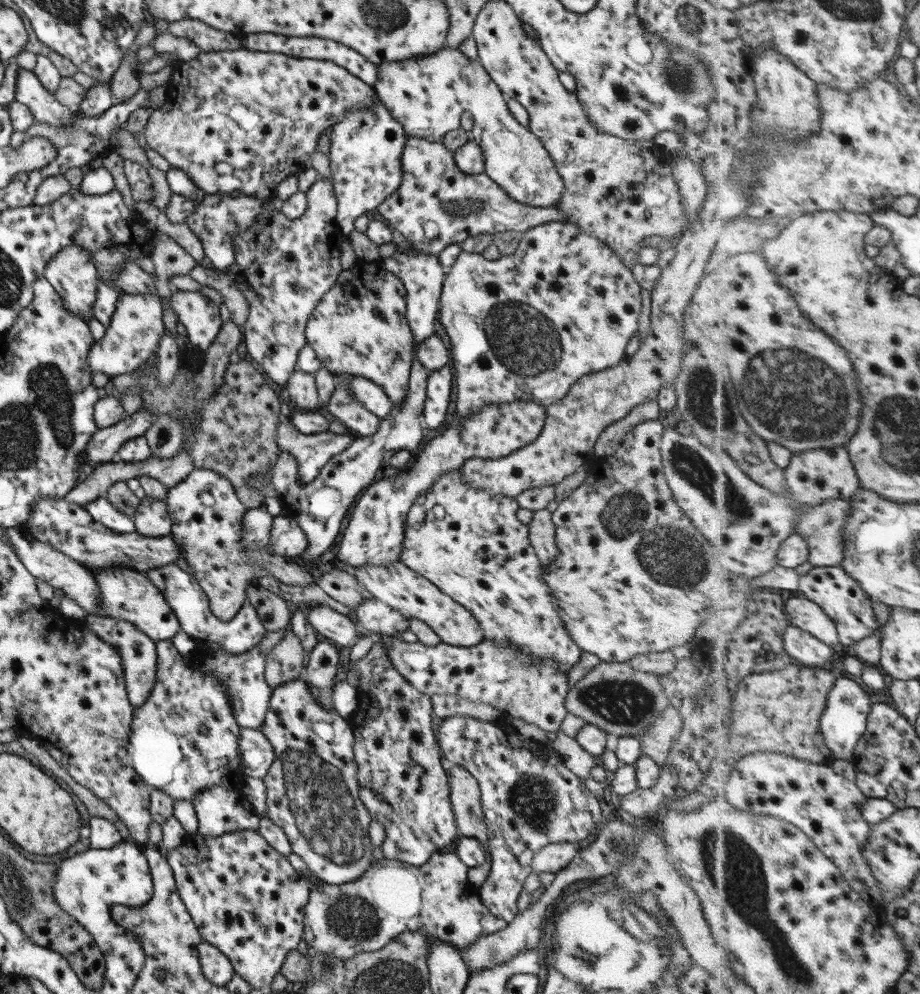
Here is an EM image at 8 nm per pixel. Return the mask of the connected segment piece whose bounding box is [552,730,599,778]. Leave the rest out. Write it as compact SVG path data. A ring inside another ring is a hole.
M561 730L557 731L557 737L553 741L552 751L562 760L574 774L580 778L588 778L592 768L599 764L599 760L586 752L577 742Z

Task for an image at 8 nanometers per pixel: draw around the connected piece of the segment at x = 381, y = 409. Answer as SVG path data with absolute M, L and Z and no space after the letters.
M344 373L346 381L350 381L350 387L354 391L354 397L364 405L370 412L379 416L381 419L390 414L393 402L384 394L384 390L374 382L360 376L353 376L350 373Z

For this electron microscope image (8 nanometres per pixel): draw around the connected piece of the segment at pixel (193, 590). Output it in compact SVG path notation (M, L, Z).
M176 564L164 565L164 568L152 569L147 573L147 577L164 593L164 599L172 607L173 614L180 624L181 630L188 633L203 648L210 651L222 649L224 653L244 653L244 651L258 645L266 636L266 628L261 624L254 606L244 600L239 614L232 620L221 623L221 621L211 612L207 594L202 590L202 586L190 573L180 569Z

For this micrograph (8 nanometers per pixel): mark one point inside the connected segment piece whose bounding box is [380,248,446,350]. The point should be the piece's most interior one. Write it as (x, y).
(422, 276)

